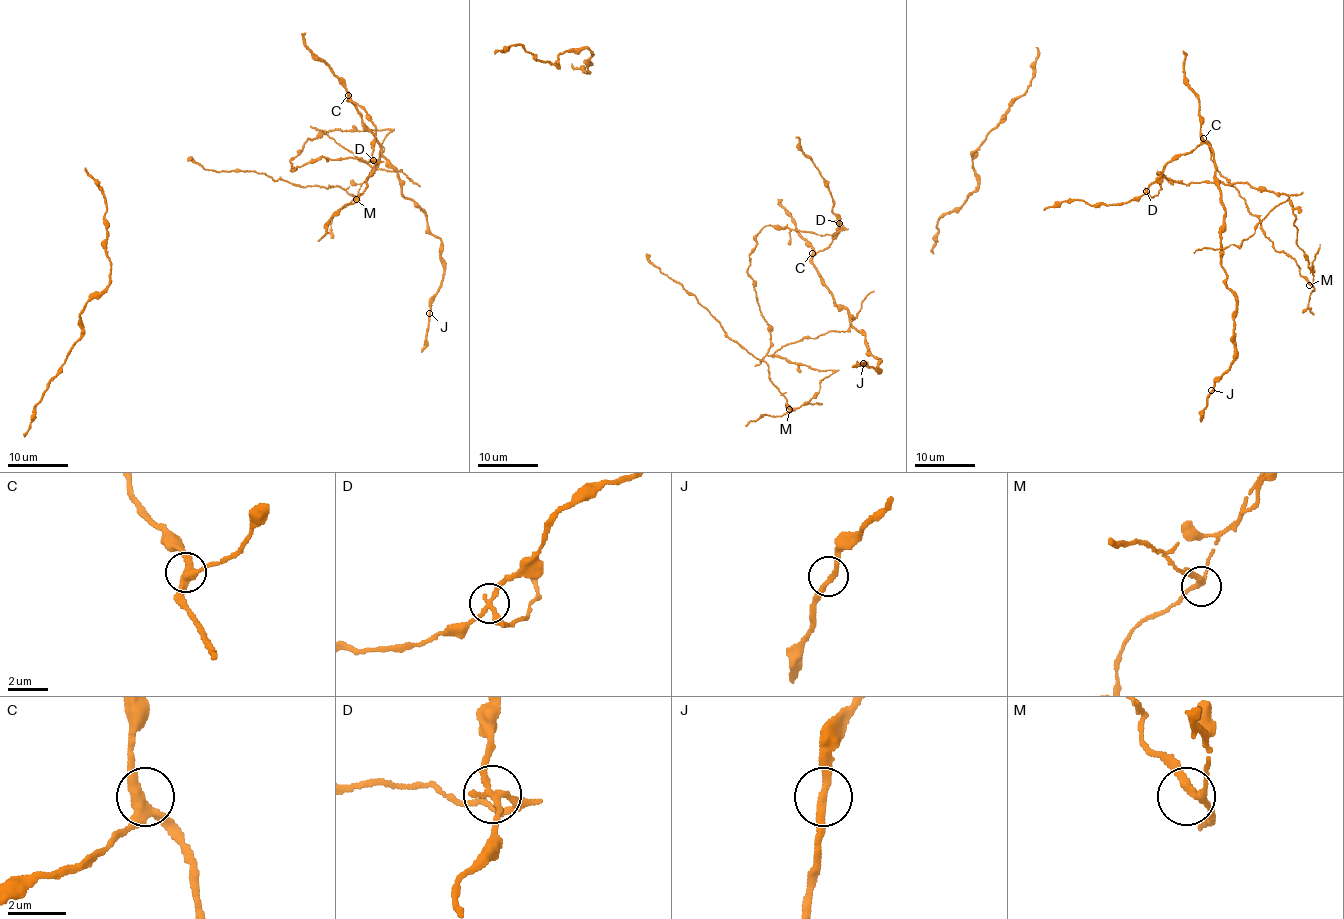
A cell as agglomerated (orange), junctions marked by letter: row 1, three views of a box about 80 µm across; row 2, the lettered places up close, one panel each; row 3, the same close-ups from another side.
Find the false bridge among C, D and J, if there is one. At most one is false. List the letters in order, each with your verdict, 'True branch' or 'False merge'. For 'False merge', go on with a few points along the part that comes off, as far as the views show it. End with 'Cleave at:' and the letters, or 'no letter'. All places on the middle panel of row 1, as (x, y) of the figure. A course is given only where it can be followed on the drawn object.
C: True branch
D: False merge. Course of the part to remove: (838, 223), (824, 235), (765, 225), (750, 257), (768, 353), (833, 372), (791, 412), (764, 361), (647, 254)
J: True branch
Cleave at: D

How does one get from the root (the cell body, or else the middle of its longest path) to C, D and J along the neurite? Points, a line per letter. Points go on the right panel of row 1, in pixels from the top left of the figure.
C: (1300, 248), (1287, 195), (1244, 183), (1184, 185), (1158, 173), (1160, 190), (1149, 195), (1162, 169), (1203, 138)
D: (1300, 248), (1296, 216), (1287, 195), (1244, 183), (1184, 185), (1158, 173), (1158, 196), (1147, 191)
J: (1300, 248), (1287, 195), (1157, 173), (1153, 197), (1170, 161), (1213, 153), (1236, 312), (1211, 390)

